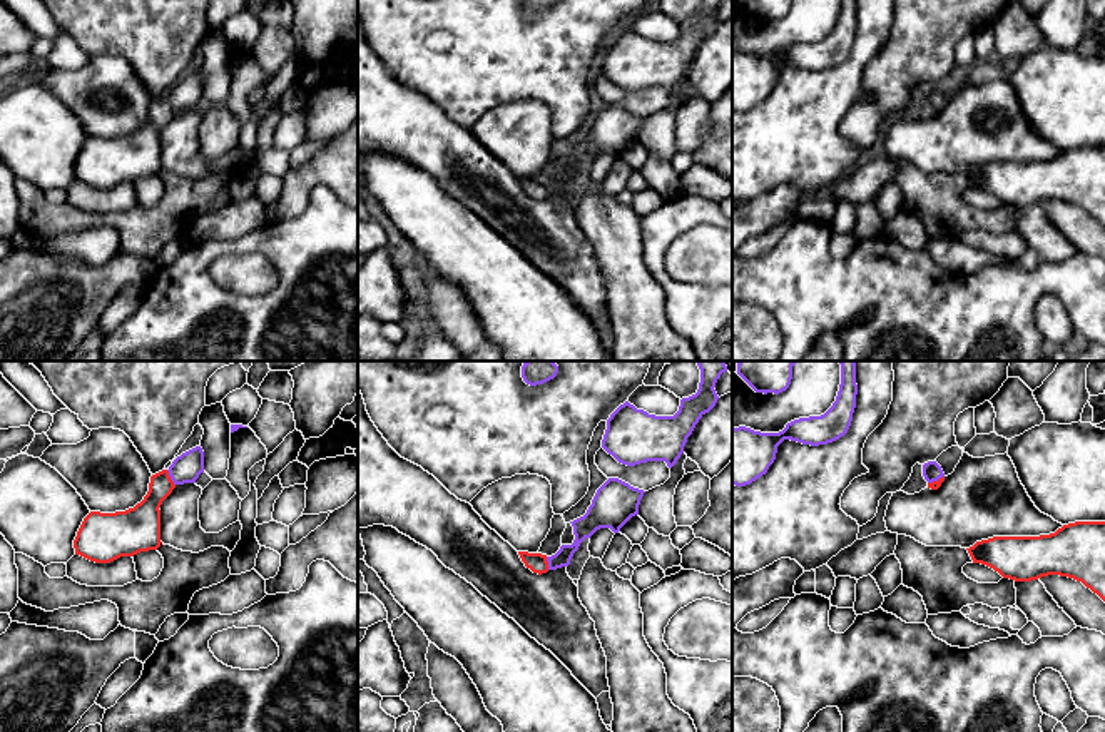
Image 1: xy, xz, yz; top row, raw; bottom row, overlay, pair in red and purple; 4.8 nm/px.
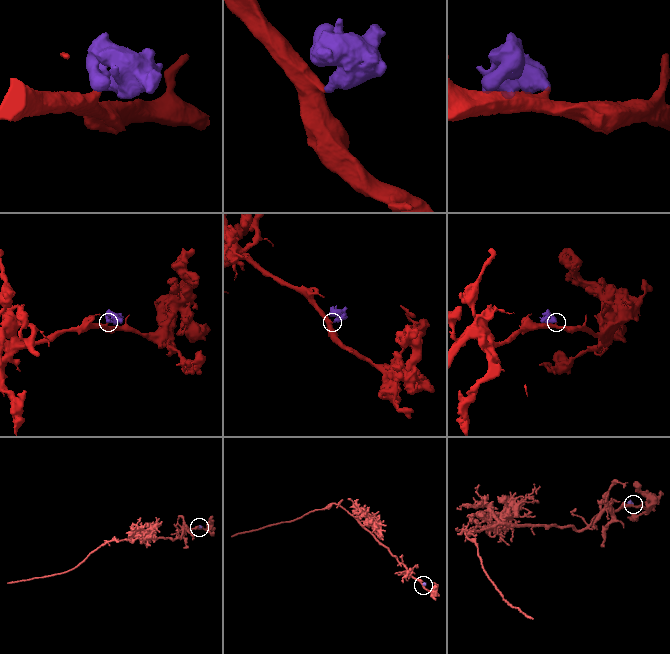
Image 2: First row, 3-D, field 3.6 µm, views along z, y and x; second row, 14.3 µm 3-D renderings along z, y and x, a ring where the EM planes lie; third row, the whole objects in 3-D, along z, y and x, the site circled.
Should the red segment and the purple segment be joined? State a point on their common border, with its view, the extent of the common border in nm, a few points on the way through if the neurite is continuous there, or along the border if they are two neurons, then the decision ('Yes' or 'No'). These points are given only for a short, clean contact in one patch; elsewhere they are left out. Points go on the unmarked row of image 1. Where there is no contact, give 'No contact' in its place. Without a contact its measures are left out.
Touches red at xy (169, 104). Shared border 90 nm. Path across: xy (142, 147), (151, 127), (169, 104), (186, 94). Yes

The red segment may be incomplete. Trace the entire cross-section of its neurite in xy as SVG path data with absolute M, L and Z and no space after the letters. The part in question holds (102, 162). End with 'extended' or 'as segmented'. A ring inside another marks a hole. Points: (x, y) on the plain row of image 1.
M196 72L177 82L167 95L150 102L149 117L140 129L125 137L90 137L74 165L75 180L95 189L160 172L160 130L177 110L196 109L204 99L204 77Z | extended

